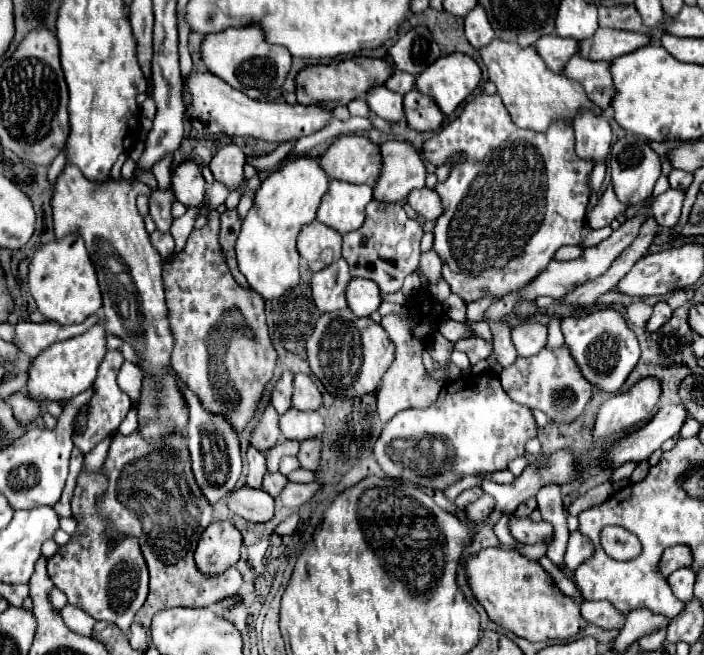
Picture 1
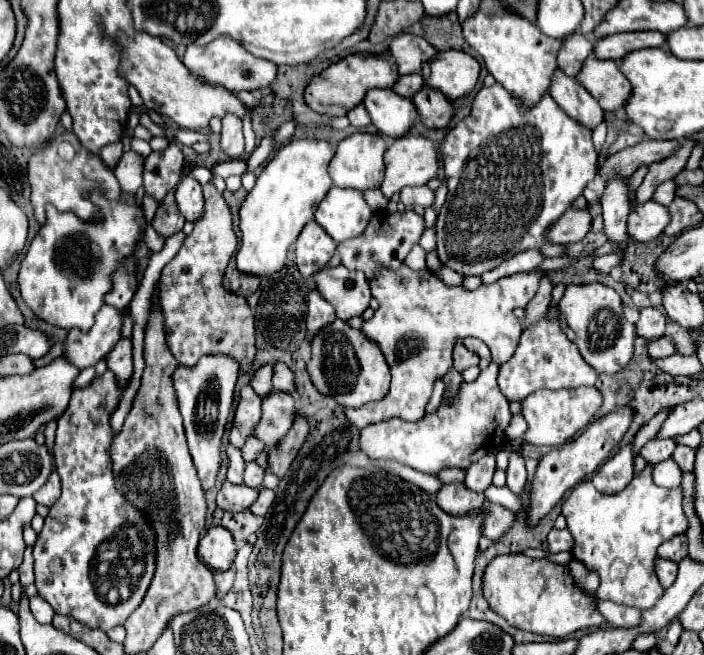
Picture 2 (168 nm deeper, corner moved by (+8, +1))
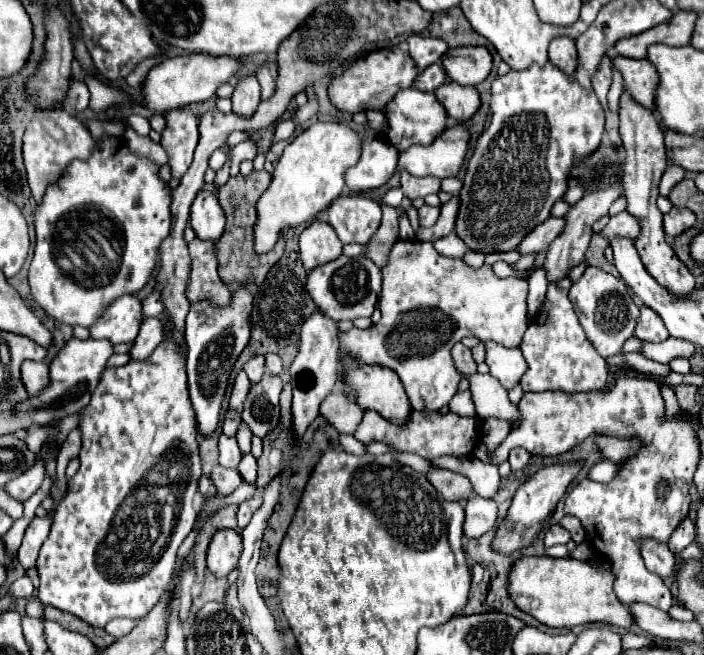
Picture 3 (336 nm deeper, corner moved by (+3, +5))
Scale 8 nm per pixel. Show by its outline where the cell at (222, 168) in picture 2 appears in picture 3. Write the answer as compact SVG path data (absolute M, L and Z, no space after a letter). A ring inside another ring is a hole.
M281 120L277 126L275 126L275 142L277 140L287 140L295 134L295 122L293 120Z

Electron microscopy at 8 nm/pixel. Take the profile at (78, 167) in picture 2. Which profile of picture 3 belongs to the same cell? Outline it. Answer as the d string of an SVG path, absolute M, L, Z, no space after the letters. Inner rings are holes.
M39 108L33 114L33 120L29 120L23 136L23 162L25 162L27 182L35 202L41 202L47 184L55 182L61 176L61 172L65 170L65 164L69 164L75 158L85 160L91 154L95 146L93 142L95 140L91 138L85 124L61 108Z

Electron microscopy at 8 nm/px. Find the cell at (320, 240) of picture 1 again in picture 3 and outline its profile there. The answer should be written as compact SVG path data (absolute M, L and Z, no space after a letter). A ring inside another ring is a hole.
M323 220L309 224L299 236L299 254L307 272L339 258L341 250L341 240L337 238L335 230Z

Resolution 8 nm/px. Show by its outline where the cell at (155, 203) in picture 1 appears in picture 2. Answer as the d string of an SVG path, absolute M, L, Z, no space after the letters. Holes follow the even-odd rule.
M170 144L164 152L152 152L144 160L144 190L158 204L178 184L182 174L184 154L180 146Z

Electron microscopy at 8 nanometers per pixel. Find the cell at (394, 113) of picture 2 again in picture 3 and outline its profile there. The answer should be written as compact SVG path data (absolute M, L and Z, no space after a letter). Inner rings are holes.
M417 88L397 92L397 96L387 104L385 116L387 116L387 124L389 124L387 138L399 152L407 150L413 144L427 146L447 128L447 112L441 106L441 102L435 100L435 94L421 92Z

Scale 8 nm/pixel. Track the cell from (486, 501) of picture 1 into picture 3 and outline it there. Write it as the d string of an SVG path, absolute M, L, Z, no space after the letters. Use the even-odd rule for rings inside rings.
M431 470L427 472L427 480L435 486L437 492L441 492L445 500L465 502L473 494L471 482L465 476L449 470Z

